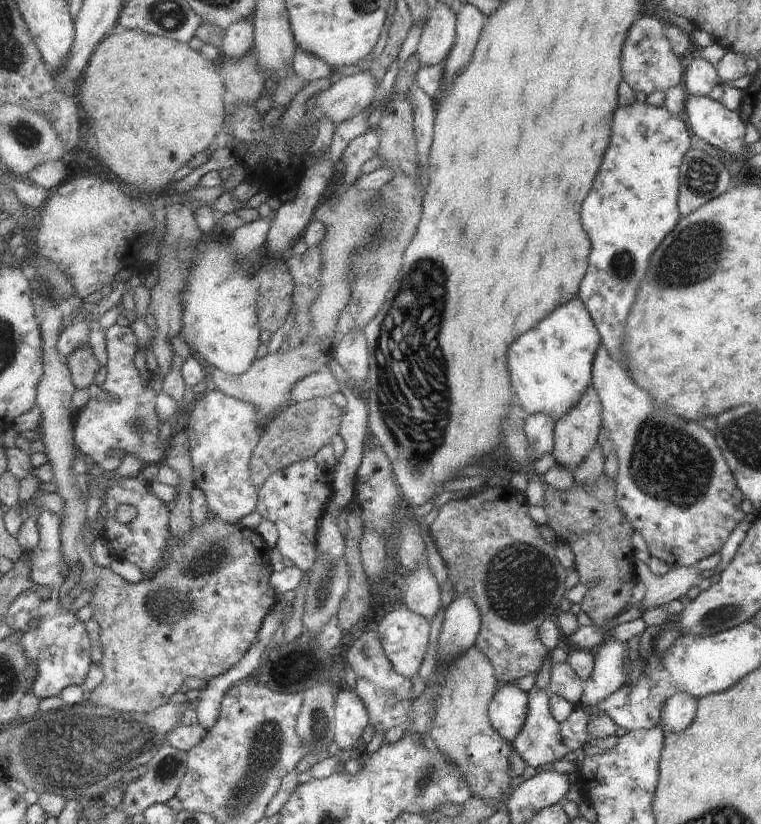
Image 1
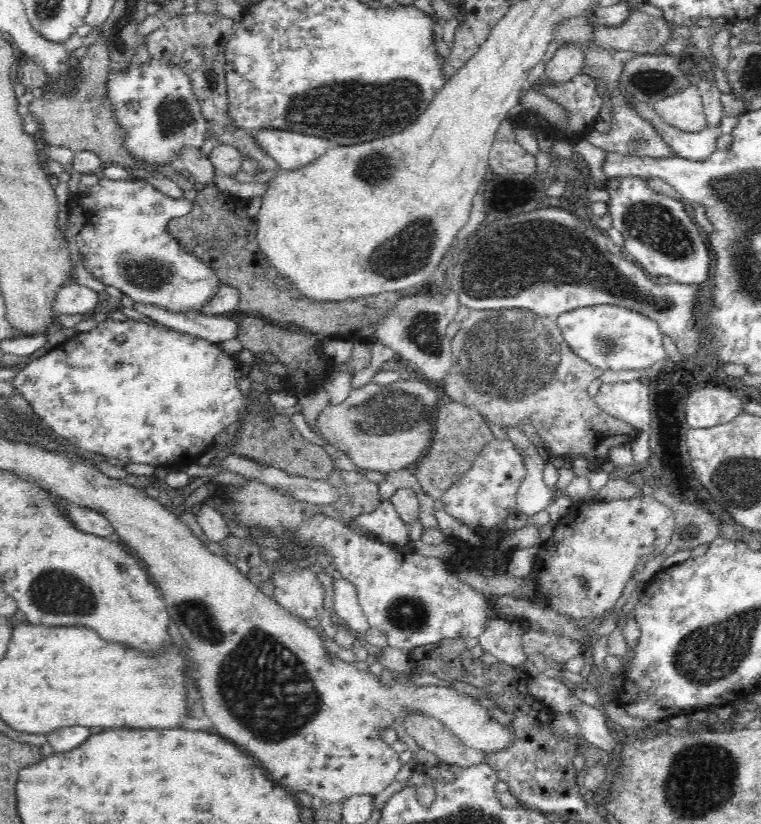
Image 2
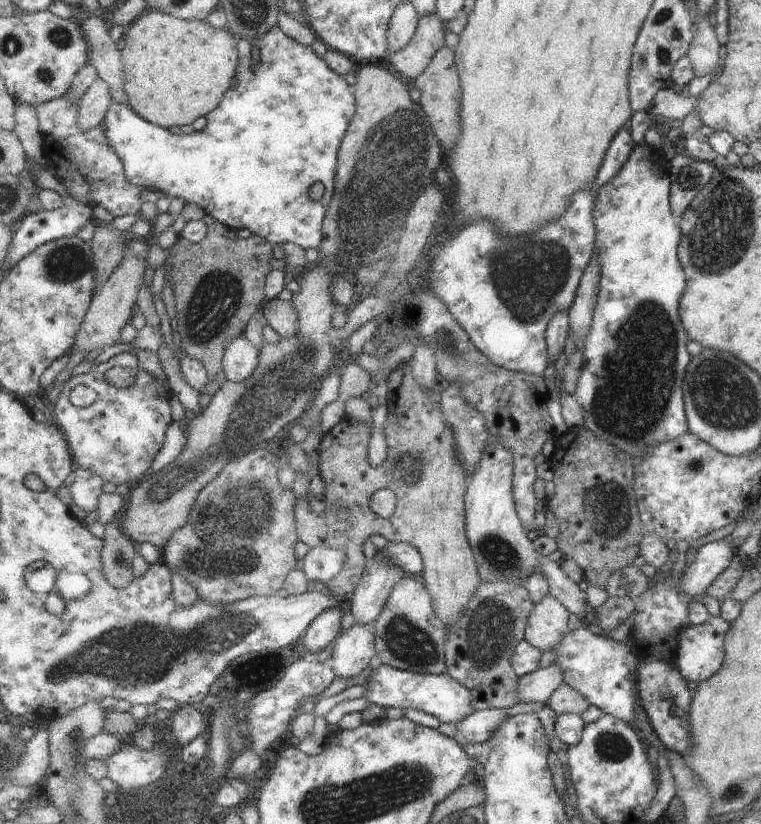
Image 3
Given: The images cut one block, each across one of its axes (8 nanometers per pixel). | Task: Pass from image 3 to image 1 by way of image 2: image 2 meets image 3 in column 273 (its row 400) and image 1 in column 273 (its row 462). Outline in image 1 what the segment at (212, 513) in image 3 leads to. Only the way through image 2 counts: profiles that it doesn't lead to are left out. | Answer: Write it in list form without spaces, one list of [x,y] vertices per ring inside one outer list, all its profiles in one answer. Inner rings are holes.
[[[35,293],[35,302],[41,306],[43,310],[43,316],[41,315],[41,330],[43,330],[43,352],[45,362],[45,374],[43,375],[42,381],[38,386],[38,408],[41,410],[42,427],[41,432],[43,433],[43,443],[45,446],[44,453],[47,456],[48,464],[50,464],[52,472],[54,474],[54,490],[62,497],[64,501],[64,513],[62,514],[62,552],[66,556],[66,563],[70,568],[73,566],[82,566],[82,573],[80,579],[77,582],[82,585],[82,590],[92,591],[92,601],[89,605],[92,607],[93,616],[91,617],[98,623],[100,627],[100,638],[99,641],[102,645],[102,651],[97,656],[97,661],[102,667],[104,672],[103,682],[91,691],[89,702],[95,707],[107,707],[108,709],[116,710],[118,713],[150,713],[157,710],[159,707],[169,703],[169,698],[181,688],[181,684],[193,676],[193,678],[200,678],[201,680],[207,681],[208,679],[215,678],[216,676],[225,674],[228,670],[236,667],[247,651],[251,648],[253,641],[257,638],[261,627],[263,626],[265,618],[271,613],[271,608],[275,606],[277,598],[275,596],[274,586],[270,583],[273,571],[273,563],[275,562],[276,555],[272,552],[268,542],[260,535],[257,534],[253,529],[245,529],[241,526],[231,526],[219,517],[208,513],[205,522],[199,528],[194,528],[194,531],[190,534],[190,537],[183,543],[180,543],[177,547],[172,546],[167,552],[167,556],[164,558],[163,566],[157,569],[151,577],[147,577],[141,584],[133,585],[132,582],[127,582],[123,577],[120,577],[113,569],[99,566],[93,560],[91,545],[85,542],[85,522],[87,522],[87,501],[83,498],[83,490],[79,488],[77,484],[77,478],[75,472],[73,472],[73,463],[80,458],[80,452],[75,444],[74,439],[74,423],[72,422],[72,405],[73,394],[75,394],[76,386],[74,385],[70,366],[68,360],[64,359],[58,349],[58,338],[62,333],[62,327],[64,326],[64,320],[66,317],[66,309],[63,309],[60,304],[53,300],[53,297],[48,299],[46,294]]]

